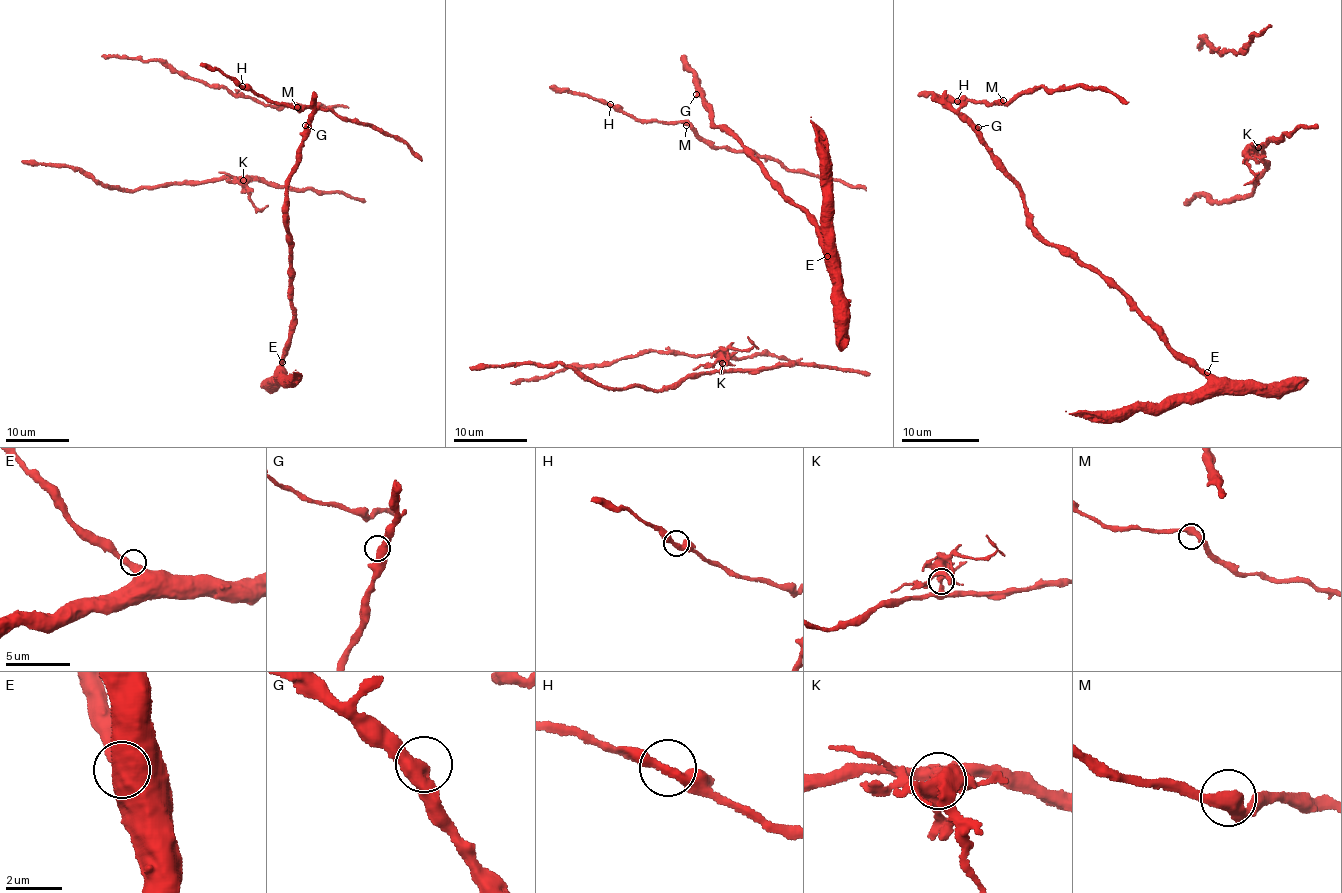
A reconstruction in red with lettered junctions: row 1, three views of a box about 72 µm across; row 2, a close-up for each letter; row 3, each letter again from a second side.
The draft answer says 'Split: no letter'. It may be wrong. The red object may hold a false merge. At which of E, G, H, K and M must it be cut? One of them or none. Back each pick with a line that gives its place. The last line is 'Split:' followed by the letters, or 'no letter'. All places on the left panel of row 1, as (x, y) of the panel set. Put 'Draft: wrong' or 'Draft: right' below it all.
K: place (243, 180)
Split: K
Draft: wrong

